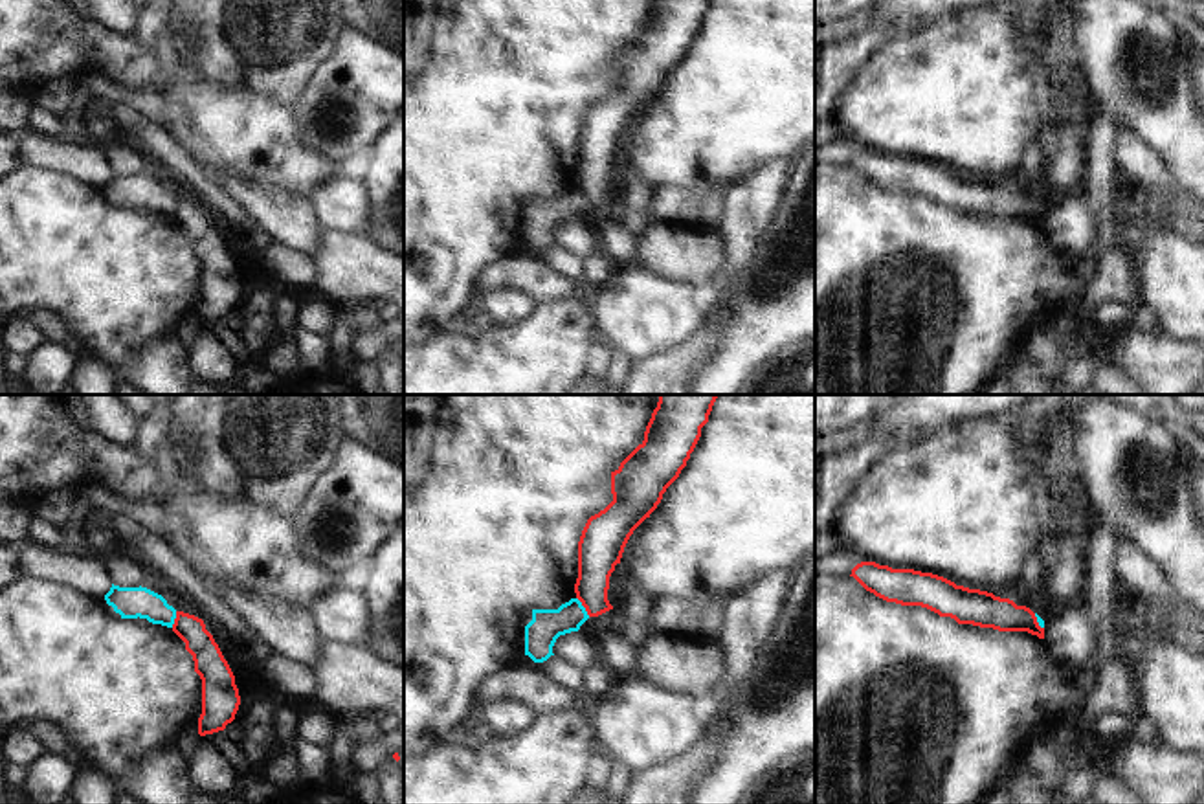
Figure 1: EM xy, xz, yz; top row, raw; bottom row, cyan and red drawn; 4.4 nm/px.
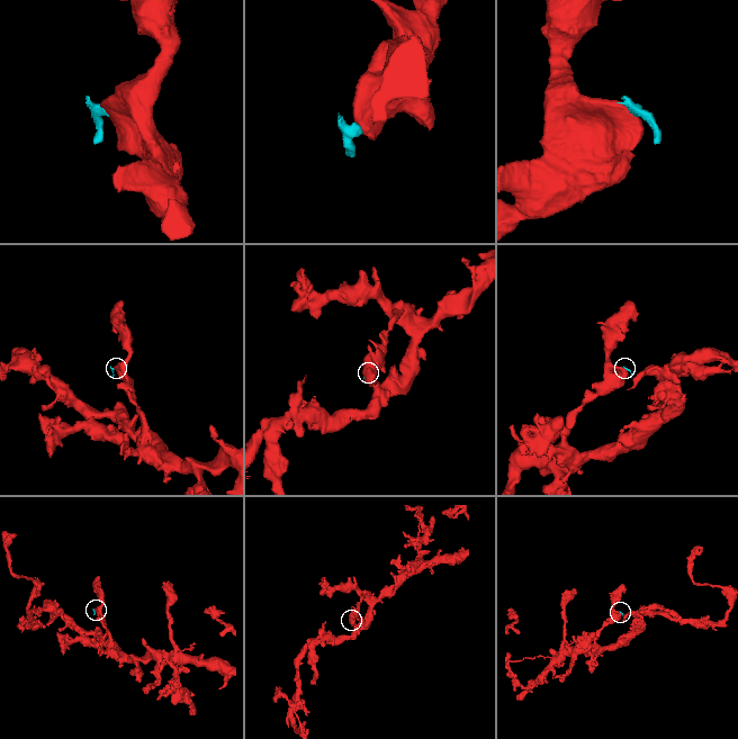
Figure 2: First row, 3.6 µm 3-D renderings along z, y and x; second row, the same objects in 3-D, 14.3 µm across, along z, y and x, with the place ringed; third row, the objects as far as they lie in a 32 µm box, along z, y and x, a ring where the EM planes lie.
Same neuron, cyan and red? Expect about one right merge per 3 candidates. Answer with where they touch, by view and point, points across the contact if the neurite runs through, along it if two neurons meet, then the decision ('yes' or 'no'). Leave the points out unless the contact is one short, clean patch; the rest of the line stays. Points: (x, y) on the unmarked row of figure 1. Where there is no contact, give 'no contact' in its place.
contact xz (582, 195); border xz (577, 186), (590, 204); no

